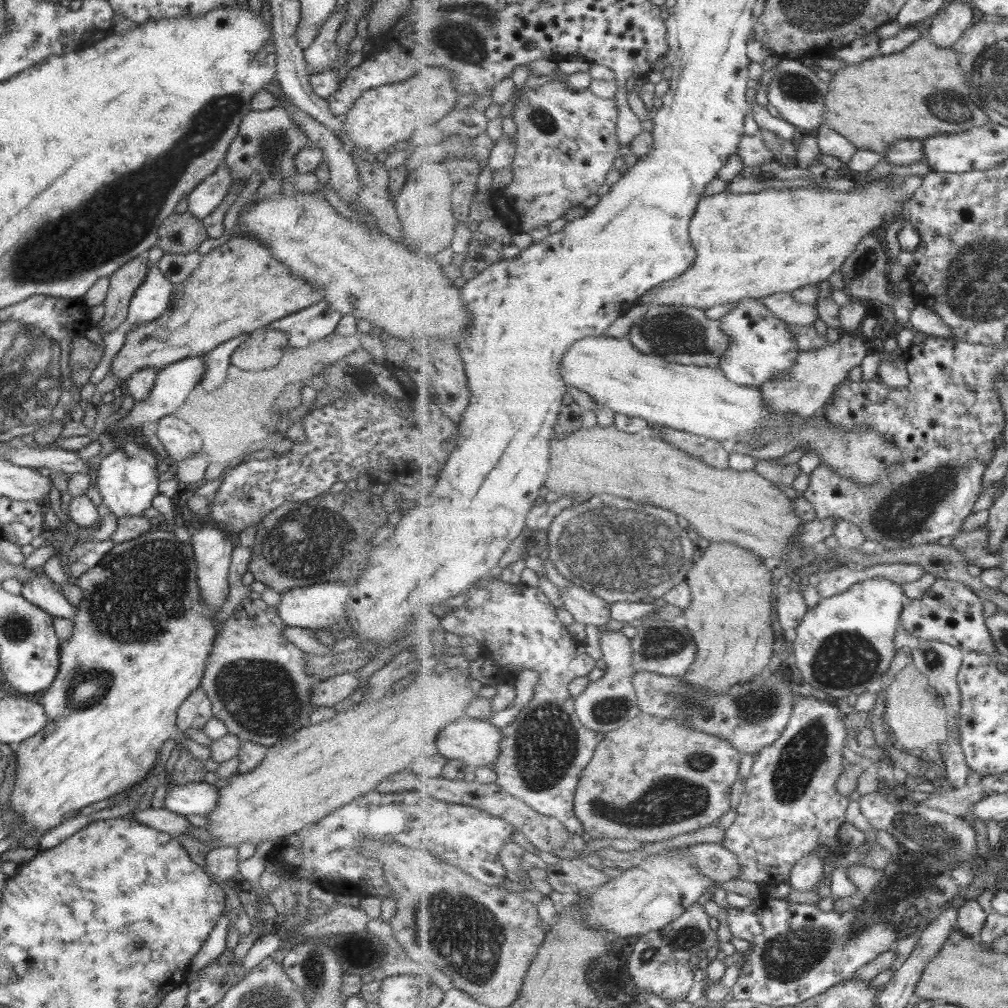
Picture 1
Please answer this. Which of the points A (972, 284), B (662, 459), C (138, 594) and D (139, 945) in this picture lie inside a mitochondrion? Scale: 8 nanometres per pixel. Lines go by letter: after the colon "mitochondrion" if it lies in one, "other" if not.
A: mitochondrion
B: other
C: mitochondrion
D: other

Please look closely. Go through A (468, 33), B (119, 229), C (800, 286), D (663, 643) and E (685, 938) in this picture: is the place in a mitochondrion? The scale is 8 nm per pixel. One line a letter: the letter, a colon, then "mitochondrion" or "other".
A: mitochondrion
B: mitochondrion
C: other
D: mitochondrion
E: mitochondrion

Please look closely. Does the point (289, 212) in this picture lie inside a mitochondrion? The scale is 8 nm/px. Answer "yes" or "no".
no

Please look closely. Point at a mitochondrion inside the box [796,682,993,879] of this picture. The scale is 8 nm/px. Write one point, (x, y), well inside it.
(912, 823)

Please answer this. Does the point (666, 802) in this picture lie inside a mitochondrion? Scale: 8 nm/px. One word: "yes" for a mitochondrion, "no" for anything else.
yes

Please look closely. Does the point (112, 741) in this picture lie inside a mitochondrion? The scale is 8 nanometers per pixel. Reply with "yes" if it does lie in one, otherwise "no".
no

